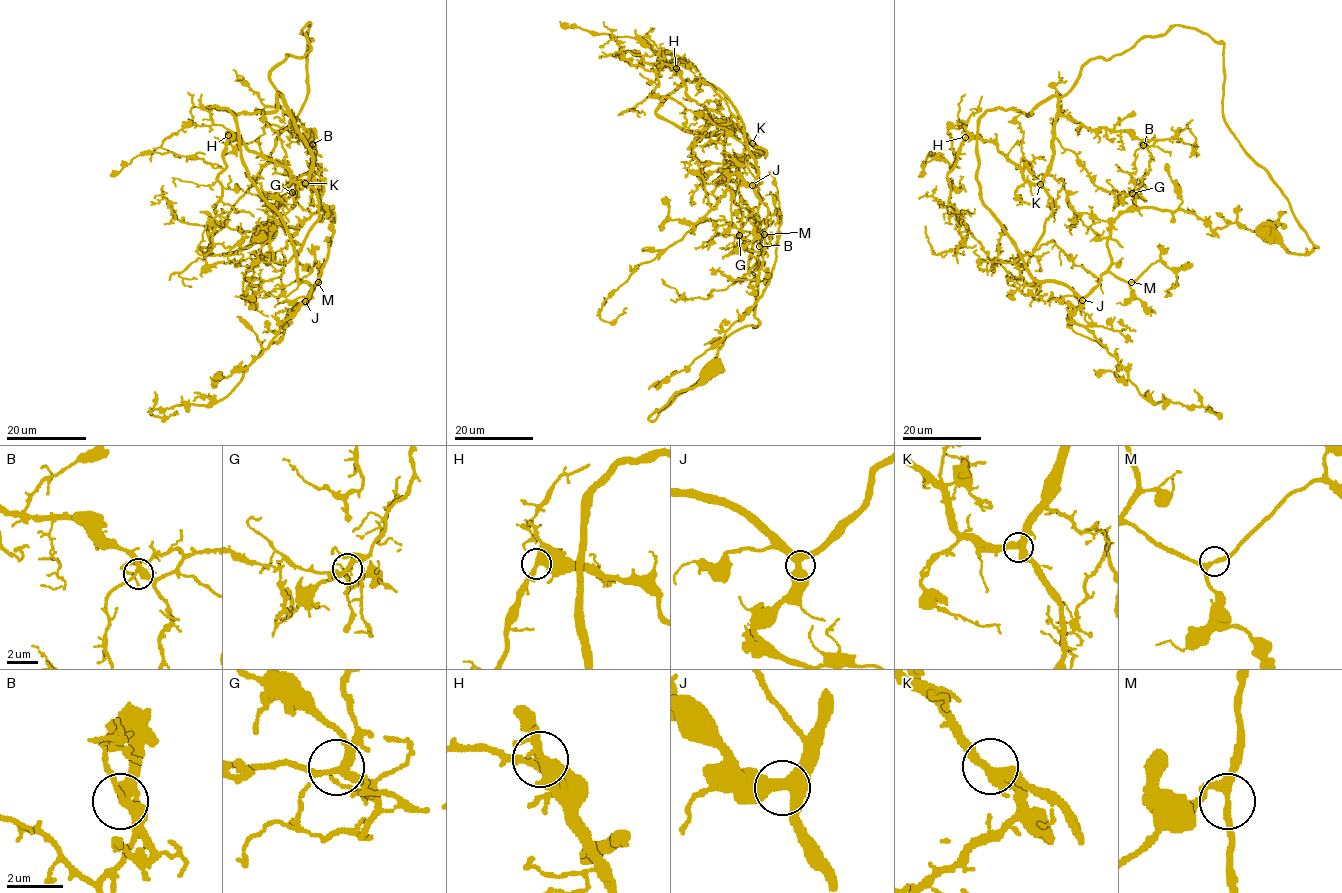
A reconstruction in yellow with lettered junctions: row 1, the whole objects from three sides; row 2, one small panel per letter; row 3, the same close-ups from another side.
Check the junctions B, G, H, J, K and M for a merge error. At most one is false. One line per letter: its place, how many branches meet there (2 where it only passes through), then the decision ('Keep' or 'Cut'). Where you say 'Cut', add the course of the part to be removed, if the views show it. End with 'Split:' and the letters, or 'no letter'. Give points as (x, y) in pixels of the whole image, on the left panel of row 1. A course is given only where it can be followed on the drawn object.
B: Place: (312, 144). Branches: 3. Keep
G: Place: (292, 192). Branches: 3. Keep
H: Place: (228, 135). Branches: 3. Keep
J: Place: (305, 301). Branches: 3. Keep
K: Place: (305, 183). Branches: 3. Keep
M: Place: (318, 282). Branches: 3. Keep
Split: no letter

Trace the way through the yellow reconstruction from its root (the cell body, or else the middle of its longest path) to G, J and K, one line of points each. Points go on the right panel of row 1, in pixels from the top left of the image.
G: (1266, 231), (1318, 247), (1223, 117), (1223, 43), (1192, 28), (1090, 59), (1060, 99), (1147, 148), (1132, 193)
J: (1266, 231), (1318, 247), (1223, 117), (1223, 43), (1173, 25), (978, 124), (982, 204), (1082, 300)
K: (1266, 231), (1291, 252), (1318, 247), (1223, 117), (1223, 43), (1179, 25), (1083, 65), (1060, 99), (1040, 184)

